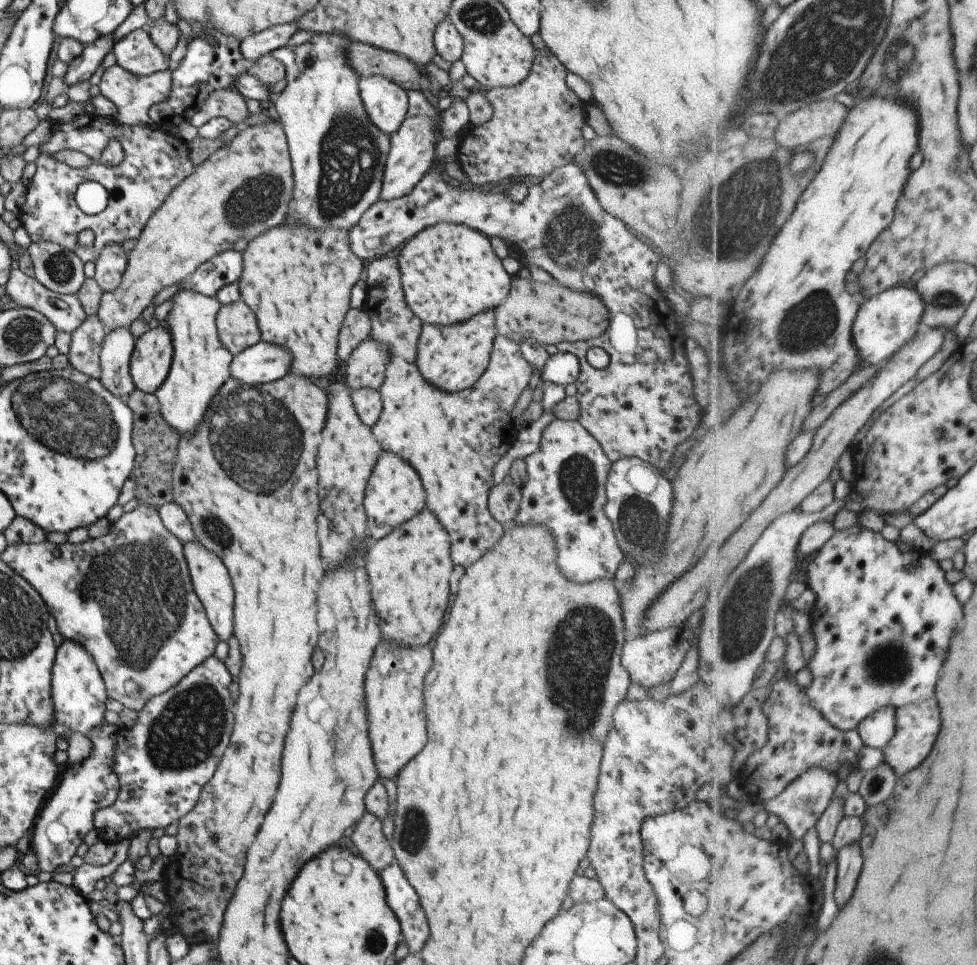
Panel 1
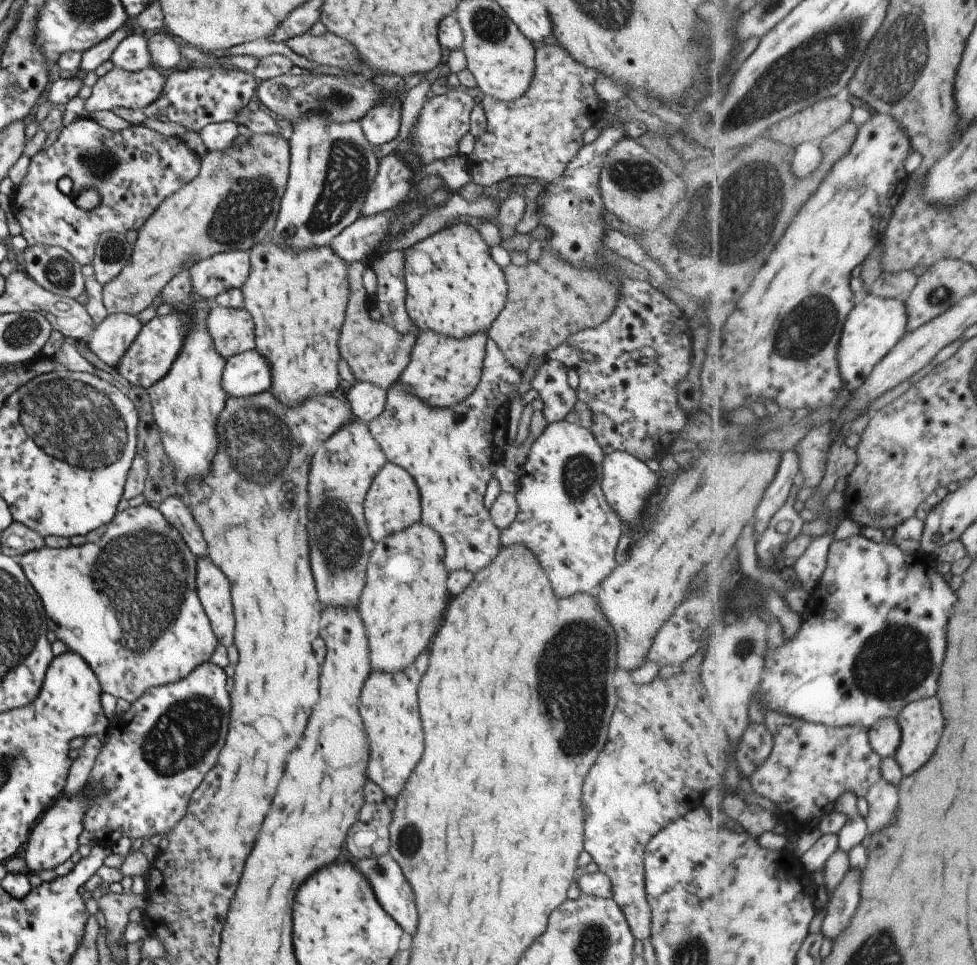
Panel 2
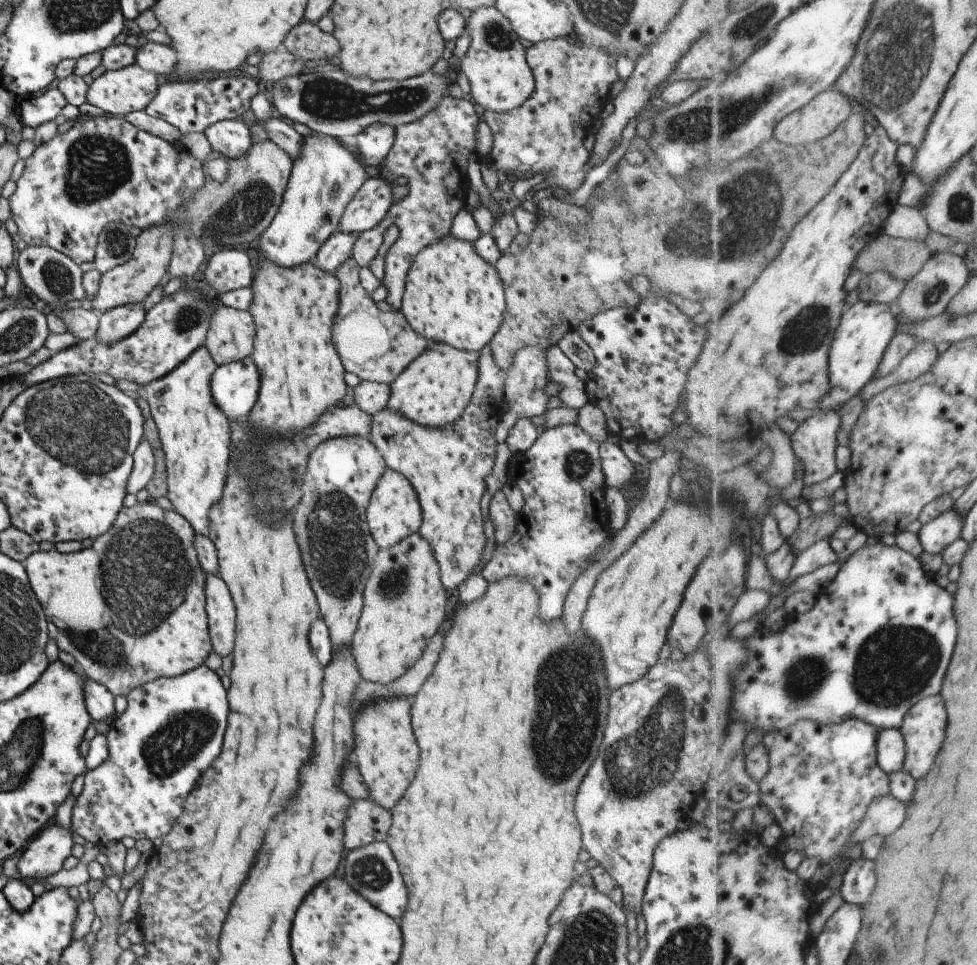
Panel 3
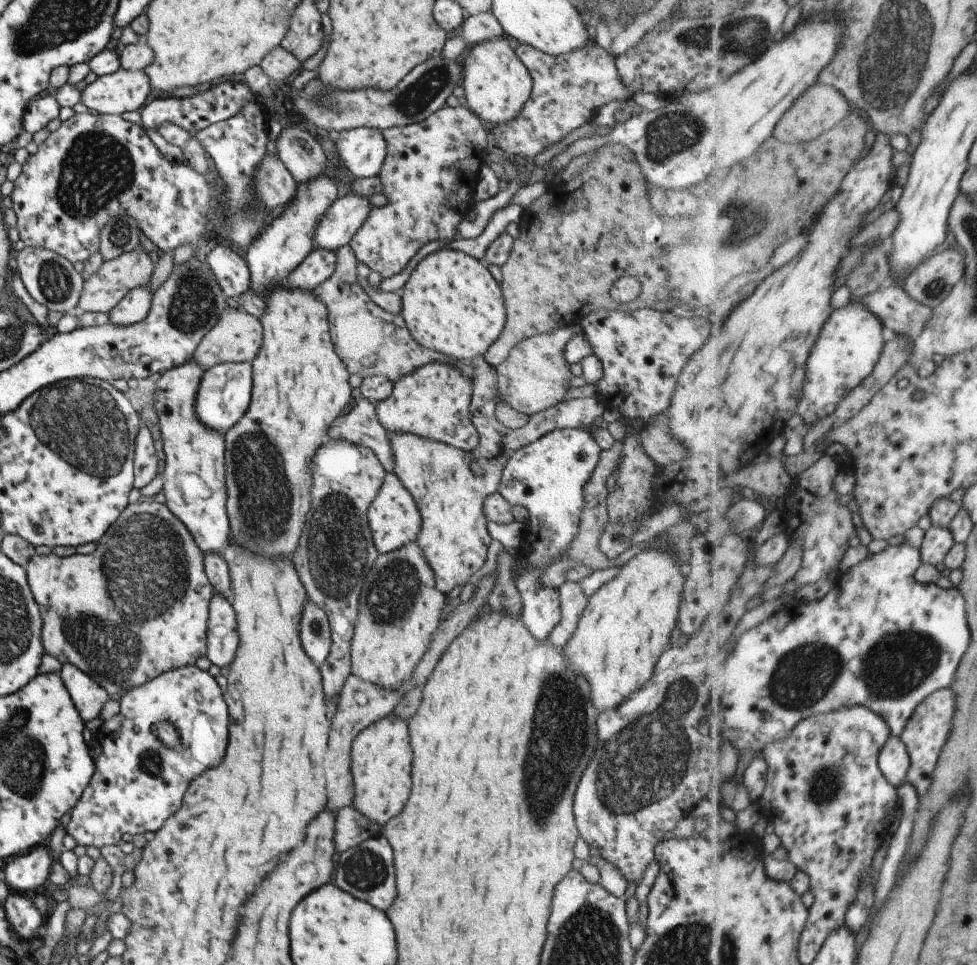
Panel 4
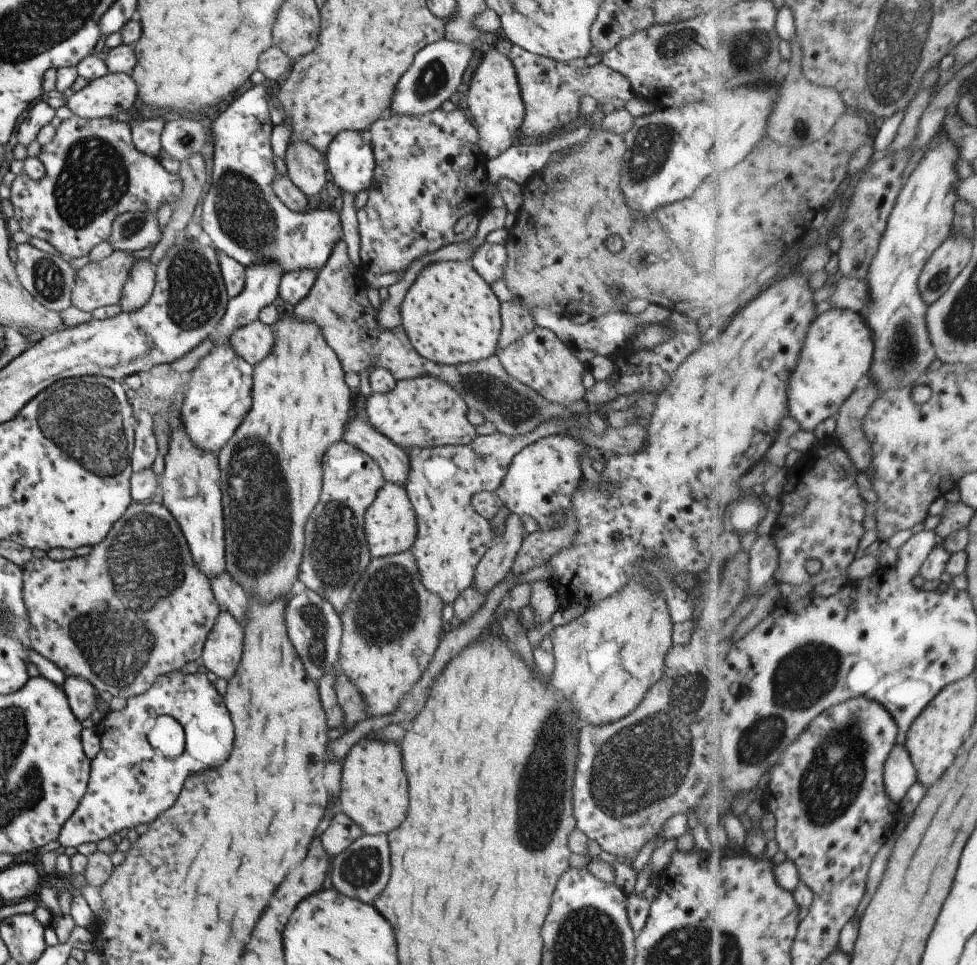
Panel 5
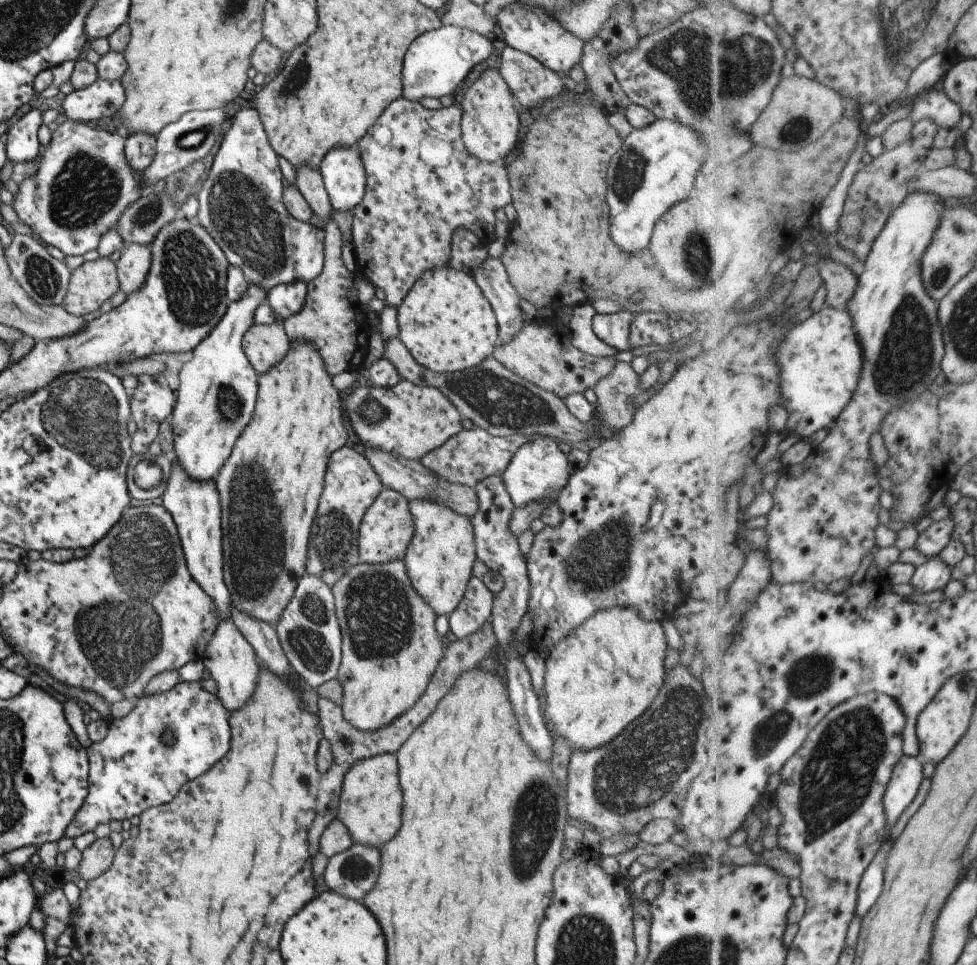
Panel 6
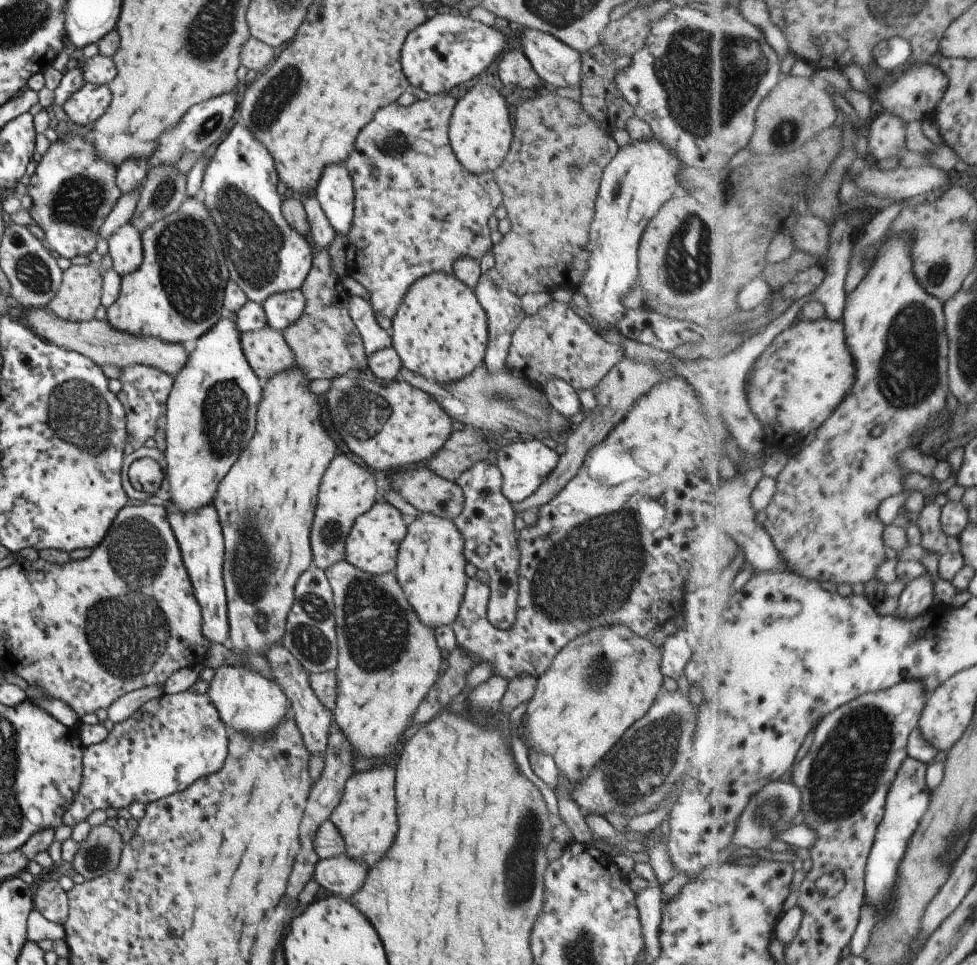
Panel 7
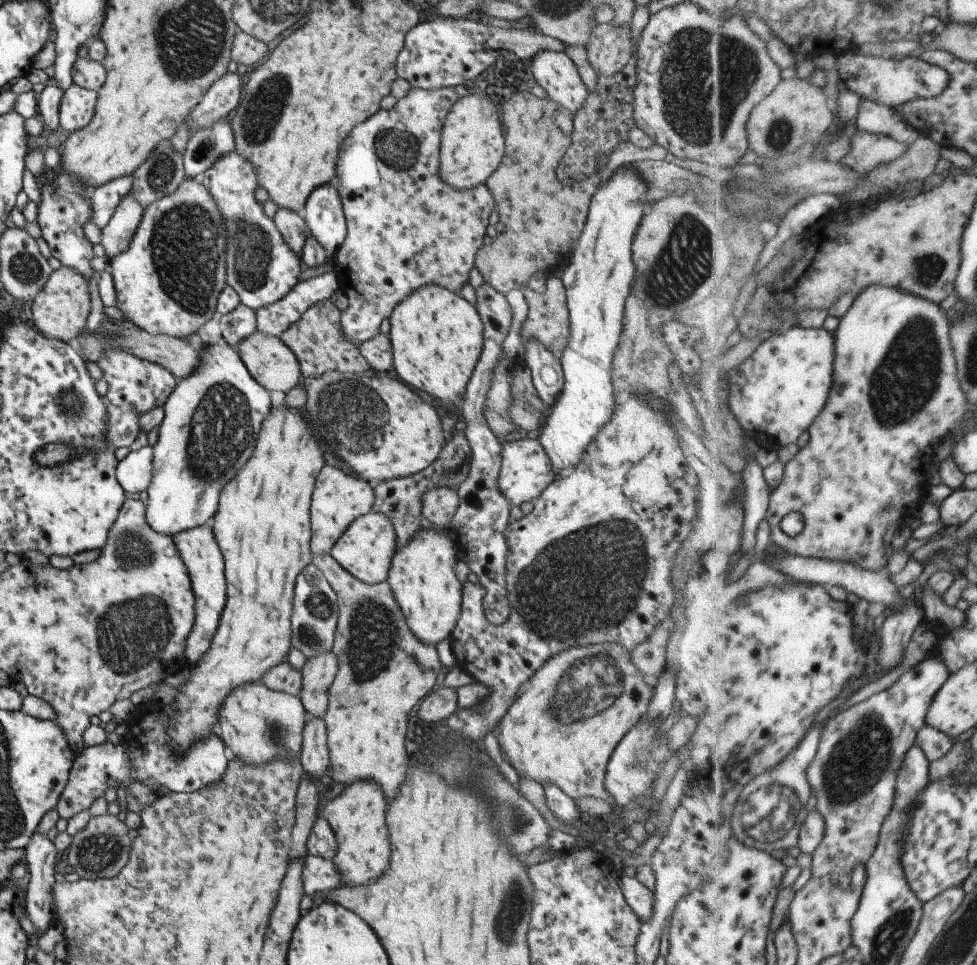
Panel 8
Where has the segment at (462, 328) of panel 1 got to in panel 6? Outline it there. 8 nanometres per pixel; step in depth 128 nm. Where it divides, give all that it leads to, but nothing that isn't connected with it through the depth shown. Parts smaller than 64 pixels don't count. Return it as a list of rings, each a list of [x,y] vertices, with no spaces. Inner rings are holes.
[[[403,379],[392,388],[355,385],[353,389],[344,393],[342,408],[348,414],[348,420],[350,420],[352,428],[363,444],[372,446],[372,448],[382,448],[382,450],[386,450],[394,456],[404,456],[408,459],[421,459],[425,454],[440,448],[445,442],[448,442],[448,438],[452,438],[460,430],[464,430],[460,412],[438,388],[434,386],[416,386],[416,384]]]

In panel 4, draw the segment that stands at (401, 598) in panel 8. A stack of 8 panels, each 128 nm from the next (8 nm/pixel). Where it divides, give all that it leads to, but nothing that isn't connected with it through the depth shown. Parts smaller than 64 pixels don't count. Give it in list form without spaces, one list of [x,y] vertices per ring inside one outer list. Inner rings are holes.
[[[484,356],[472,358],[471,365],[474,368],[474,383],[469,411],[479,436],[478,446],[472,453],[416,434],[388,431],[394,452],[394,472],[412,494],[422,517],[418,546],[436,576],[436,588],[445,596],[456,586],[470,583],[480,574],[480,568],[486,562],[488,546],[493,539],[486,527],[483,502],[489,494],[498,490],[504,467],[513,454],[556,429],[593,430],[599,426],[605,410],[605,406],[595,397],[576,398],[560,401],[556,406],[533,414],[521,428],[506,428],[494,415],[498,384],[496,367],[491,366]],[[472,462],[478,462],[484,470],[482,476],[472,472]]]

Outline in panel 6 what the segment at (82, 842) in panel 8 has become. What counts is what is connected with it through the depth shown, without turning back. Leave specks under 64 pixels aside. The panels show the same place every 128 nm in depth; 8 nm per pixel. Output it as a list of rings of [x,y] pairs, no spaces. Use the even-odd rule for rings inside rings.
[[[110,838],[96,839],[92,846],[82,853],[80,866],[77,868],[78,874],[86,881],[94,880],[113,865],[116,852]]]

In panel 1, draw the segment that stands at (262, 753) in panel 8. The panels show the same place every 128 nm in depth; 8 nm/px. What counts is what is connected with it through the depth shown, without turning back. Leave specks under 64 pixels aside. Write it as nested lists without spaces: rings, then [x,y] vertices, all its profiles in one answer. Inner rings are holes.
[[[201,542],[182,543],[182,552],[190,571],[190,578],[200,602],[204,605],[208,620],[220,641],[226,642],[234,634],[234,588],[226,566],[216,558],[214,552],[202,546]]]

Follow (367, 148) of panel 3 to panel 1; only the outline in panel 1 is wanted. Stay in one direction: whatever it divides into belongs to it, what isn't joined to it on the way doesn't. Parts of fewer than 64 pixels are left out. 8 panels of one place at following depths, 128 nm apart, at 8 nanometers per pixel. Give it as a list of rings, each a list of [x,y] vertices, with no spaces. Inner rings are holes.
[[[380,75],[360,77],[358,86],[370,122],[386,136],[394,134],[407,113],[407,87]]]

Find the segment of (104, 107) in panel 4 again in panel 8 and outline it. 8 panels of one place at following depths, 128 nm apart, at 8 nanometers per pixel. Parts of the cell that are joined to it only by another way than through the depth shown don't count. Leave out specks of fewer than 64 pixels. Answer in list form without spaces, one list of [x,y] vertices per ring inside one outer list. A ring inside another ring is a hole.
[[[72,84],[59,103],[59,126],[69,133],[84,129],[92,121],[96,102],[97,92]]]

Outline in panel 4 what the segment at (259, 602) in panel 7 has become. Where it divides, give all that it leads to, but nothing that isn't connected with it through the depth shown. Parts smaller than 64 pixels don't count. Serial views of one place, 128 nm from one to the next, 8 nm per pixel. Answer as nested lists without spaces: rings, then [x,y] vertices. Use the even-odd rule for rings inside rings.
[[[280,284],[264,299],[264,314],[260,318],[262,346],[251,362],[254,384],[251,401],[246,414],[225,434],[227,517],[236,544],[254,550],[254,554],[290,558],[298,548],[312,506],[312,458],[322,444],[330,442],[328,430],[348,406],[352,389],[348,384],[349,372],[336,354],[330,336],[328,308],[314,296],[314,289],[298,290]]]

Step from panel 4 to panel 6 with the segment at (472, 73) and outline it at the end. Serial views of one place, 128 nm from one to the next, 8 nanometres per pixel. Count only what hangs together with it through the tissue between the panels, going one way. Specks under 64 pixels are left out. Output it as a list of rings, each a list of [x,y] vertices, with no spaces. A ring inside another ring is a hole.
[[[488,68],[477,77],[463,95],[459,96],[462,110],[462,142],[470,156],[486,163],[499,164],[520,141],[518,132],[525,124],[525,114],[520,109],[516,98],[512,96],[508,84],[504,82],[499,69]]]

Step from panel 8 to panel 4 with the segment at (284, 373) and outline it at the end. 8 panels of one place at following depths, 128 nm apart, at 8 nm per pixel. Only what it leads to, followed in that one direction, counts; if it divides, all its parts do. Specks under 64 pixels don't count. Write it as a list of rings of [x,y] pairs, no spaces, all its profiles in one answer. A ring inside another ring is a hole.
[[[226,304],[220,320],[218,320],[216,326],[212,327],[212,330],[208,331],[206,336],[202,337],[191,360],[196,362],[204,371],[223,362],[237,363],[248,361],[251,363],[256,358],[260,346],[262,346],[262,340],[263,328],[260,319],[252,316],[243,308],[236,310],[236,308],[230,308]]]

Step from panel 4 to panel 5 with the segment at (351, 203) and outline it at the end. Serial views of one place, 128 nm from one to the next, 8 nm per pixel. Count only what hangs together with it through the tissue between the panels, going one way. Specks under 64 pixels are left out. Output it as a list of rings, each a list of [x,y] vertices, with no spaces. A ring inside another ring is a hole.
[[[264,84],[253,86],[225,105],[211,121],[209,129],[214,143],[212,184],[201,198],[200,224],[210,236],[212,245],[244,268],[276,262],[282,266],[284,274],[304,268],[318,270],[328,262],[336,242],[342,238],[340,212],[331,206],[325,210],[298,213],[284,206],[276,196],[272,182],[277,171],[270,147],[274,125],[266,95]]]

